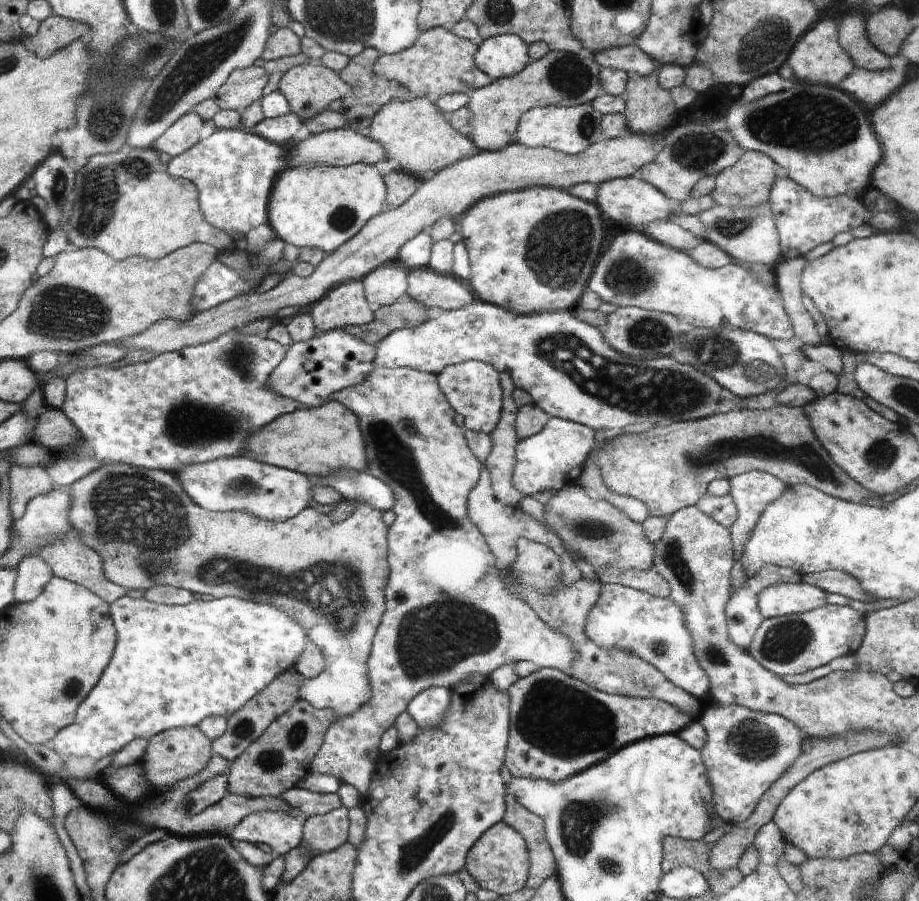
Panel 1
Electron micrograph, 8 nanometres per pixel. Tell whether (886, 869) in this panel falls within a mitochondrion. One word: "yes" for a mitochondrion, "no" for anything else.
no

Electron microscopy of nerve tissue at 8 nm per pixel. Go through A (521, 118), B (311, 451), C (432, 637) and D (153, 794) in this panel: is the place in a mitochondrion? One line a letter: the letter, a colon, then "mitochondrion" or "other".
A: other
B: other
C: mitochondrion
D: other

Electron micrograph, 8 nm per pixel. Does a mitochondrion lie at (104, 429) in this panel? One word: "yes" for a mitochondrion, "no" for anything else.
no

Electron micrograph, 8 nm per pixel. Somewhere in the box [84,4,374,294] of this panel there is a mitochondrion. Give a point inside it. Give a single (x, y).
(201, 61)

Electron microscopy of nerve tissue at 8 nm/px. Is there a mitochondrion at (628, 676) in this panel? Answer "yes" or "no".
yes

